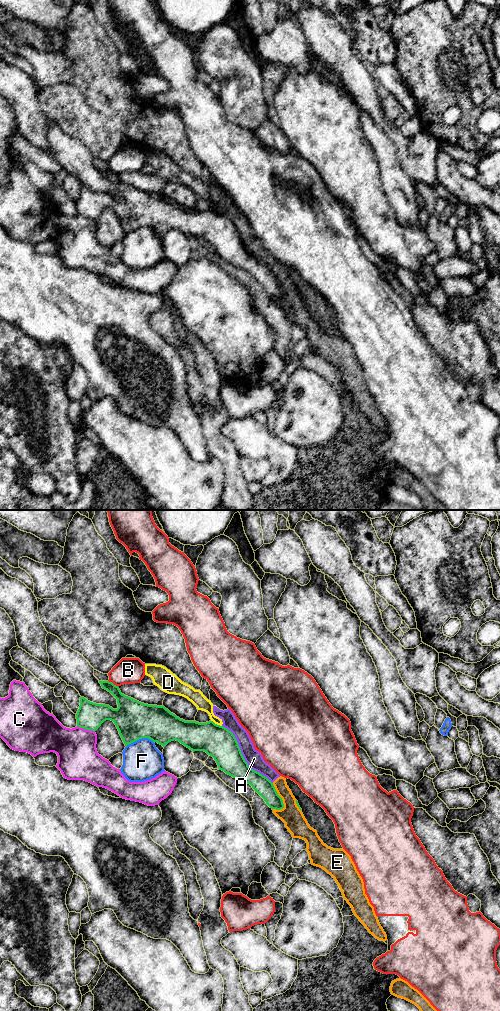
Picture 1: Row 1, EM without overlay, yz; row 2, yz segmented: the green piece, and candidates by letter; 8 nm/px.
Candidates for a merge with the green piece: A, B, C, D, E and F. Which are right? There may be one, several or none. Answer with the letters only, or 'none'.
none

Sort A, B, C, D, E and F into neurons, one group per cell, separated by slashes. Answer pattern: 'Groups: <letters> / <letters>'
Groups: A E / B / C / D / F

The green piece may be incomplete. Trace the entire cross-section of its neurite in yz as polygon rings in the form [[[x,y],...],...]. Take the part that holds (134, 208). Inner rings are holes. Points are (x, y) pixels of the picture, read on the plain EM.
[[[112,170],[99,171],[117,187],[118,196],[113,197],[109,193],[96,192],[80,185],[76,202],[78,215],[96,219],[104,209],[111,208],[125,234],[142,226],[148,226],[163,235],[171,229],[179,229],[193,240],[204,239],[212,244],[219,258],[250,272],[270,296],[284,296],[273,271],[248,254],[235,224],[227,216],[213,209],[185,209],[164,194],[144,192],[125,184]]]

